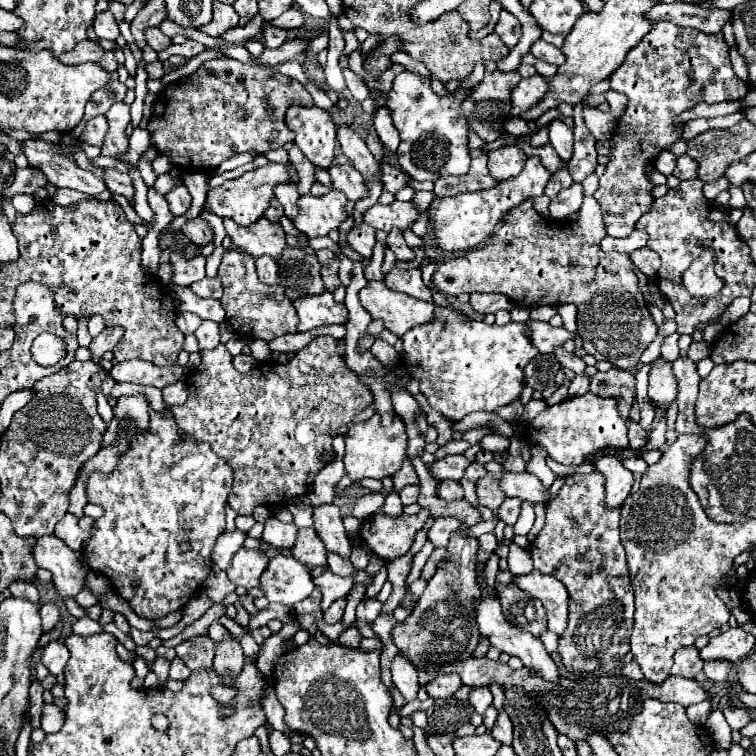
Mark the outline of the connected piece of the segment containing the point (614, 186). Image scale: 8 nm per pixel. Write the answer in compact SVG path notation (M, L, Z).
M670 22L654 24L642 42L626 54L622 66L610 76L610 84L612 90L628 96L628 108L612 136L614 148L610 152L610 162L600 178L594 198L602 208L606 234L626 238L634 230L642 212L648 212L654 202L646 170L656 162L662 150L668 150L680 140L682 126L676 128L674 120L700 102L716 104L730 98L744 98L748 86L732 70L728 44L722 32L706 34Z

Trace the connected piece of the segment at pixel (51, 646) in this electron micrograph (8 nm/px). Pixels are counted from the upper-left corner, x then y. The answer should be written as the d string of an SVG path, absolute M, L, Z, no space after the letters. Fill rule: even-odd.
M52 640L42 650L42 662L48 668L48 672L54 674L54 676L64 672L68 658L70 658L70 652L68 652L68 648L62 640Z

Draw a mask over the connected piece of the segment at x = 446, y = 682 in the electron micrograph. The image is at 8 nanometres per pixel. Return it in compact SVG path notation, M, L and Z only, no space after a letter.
M444 674L434 678L430 684L426 684L426 692L430 698L450 698L460 688L460 676L458 674Z

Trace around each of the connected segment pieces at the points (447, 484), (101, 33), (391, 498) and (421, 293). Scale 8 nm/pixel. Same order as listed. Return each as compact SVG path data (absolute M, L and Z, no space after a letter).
M444 480L440 484L440 498L444 498L444 500L460 500L460 498L464 498L464 490L462 490L460 482Z
M102 12L102 14L96 14L94 18L94 30L96 30L96 36L98 38L106 38L106 40L116 40L120 36L120 30L118 30L118 22L114 20L112 12Z
M392 490L388 496L386 496L386 502L384 506L380 508L380 512L388 514L388 516L398 516L402 514L402 502L400 502L400 497L396 490Z
M394 268L390 274L386 274L384 282L388 288L392 288L396 292L404 292L418 300L430 300L430 296L432 296L432 290L428 290L426 284L422 282L420 268L410 268L410 270Z

